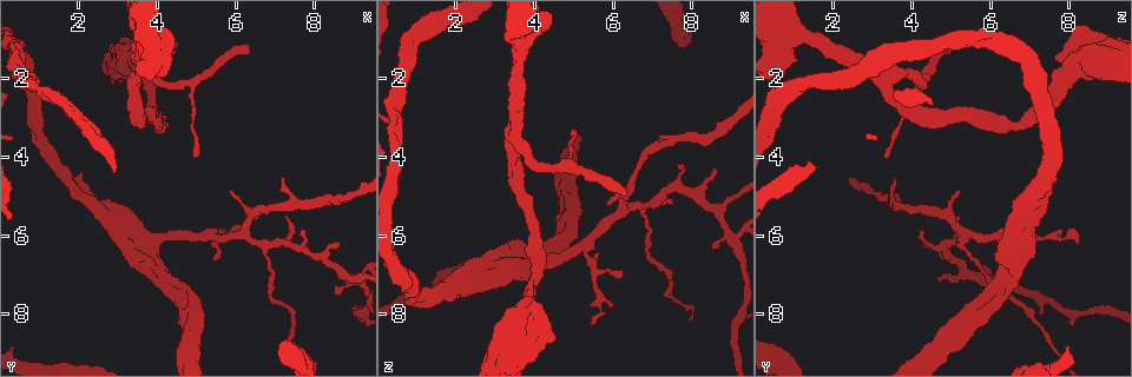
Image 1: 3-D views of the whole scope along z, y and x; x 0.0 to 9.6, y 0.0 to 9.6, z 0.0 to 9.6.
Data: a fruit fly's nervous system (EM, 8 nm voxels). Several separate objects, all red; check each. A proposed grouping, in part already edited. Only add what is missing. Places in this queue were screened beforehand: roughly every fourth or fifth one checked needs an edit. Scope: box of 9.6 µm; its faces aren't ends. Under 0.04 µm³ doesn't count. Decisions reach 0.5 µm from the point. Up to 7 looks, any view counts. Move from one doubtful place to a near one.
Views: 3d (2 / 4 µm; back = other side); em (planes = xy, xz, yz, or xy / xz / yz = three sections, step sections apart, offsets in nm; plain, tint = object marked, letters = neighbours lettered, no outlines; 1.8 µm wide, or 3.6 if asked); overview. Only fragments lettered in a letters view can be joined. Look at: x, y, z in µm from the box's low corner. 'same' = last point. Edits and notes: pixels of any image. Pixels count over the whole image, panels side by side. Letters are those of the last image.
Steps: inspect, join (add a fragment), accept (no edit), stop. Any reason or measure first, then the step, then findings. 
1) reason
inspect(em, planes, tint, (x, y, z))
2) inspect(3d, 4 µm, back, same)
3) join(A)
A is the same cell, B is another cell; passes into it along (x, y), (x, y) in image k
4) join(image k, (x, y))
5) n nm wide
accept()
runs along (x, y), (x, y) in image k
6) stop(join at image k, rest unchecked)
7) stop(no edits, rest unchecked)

thick turns thin
inspect(em, planes, tint, (5.20, 6.00, 6.30))

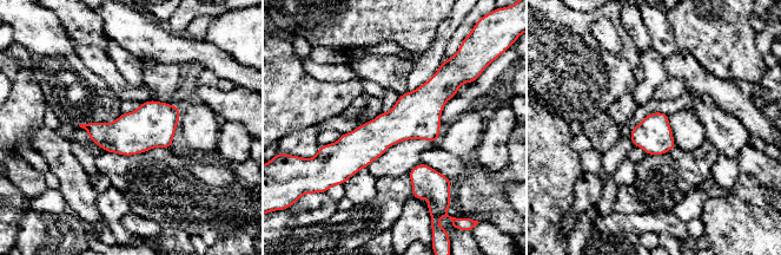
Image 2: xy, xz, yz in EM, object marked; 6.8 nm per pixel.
see the neighbours
inspect(em, planes, letters, same)

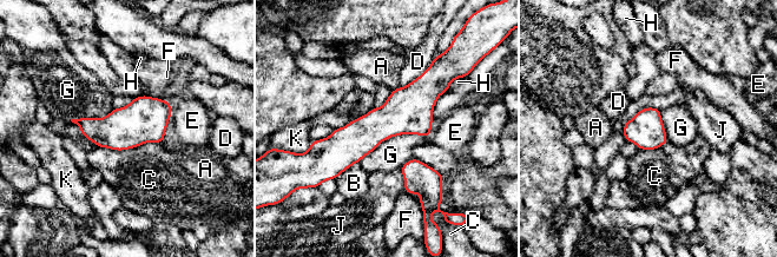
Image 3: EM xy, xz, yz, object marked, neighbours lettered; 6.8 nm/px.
accept()
A, B, C, D, E, F, G, H, J and K are other cells; runs along (445, 86), (349, 144), (318, 144) in image 3; no lettered fragment goes on from it

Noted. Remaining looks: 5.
thin end
inspect(3d, 2 µm, (8.60, 6.25, 4.25))

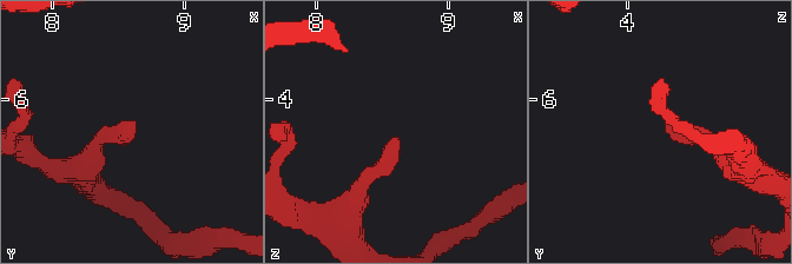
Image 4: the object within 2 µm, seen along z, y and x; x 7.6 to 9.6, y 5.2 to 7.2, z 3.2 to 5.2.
shape alone is not enough
inspect(em, xy, step 4, letters, (8.60, 6.22, 4.30))

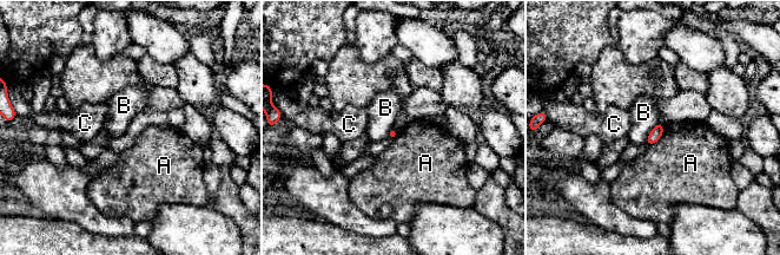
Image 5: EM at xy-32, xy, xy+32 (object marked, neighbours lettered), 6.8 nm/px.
cut it another way
inspect(em, xz, step 8, letters, same)

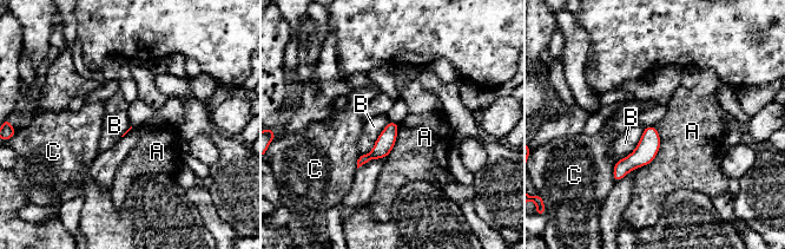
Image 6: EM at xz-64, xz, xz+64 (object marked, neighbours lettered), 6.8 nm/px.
accept()
A, B and C are other cells; no lettered fragment goes on from it

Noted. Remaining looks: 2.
inspect(em, xz, step 8, tint, (6.00, 5.85, 7.75))

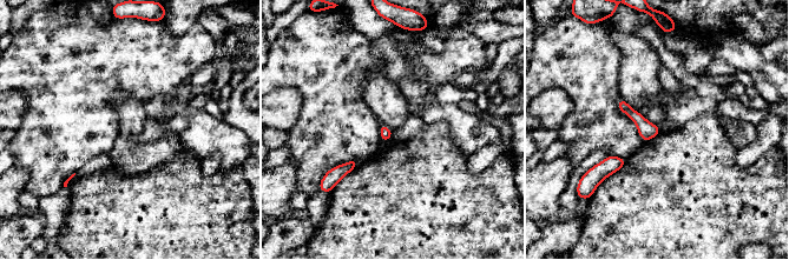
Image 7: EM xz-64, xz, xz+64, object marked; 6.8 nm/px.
inspect(em, planes, letters, same)

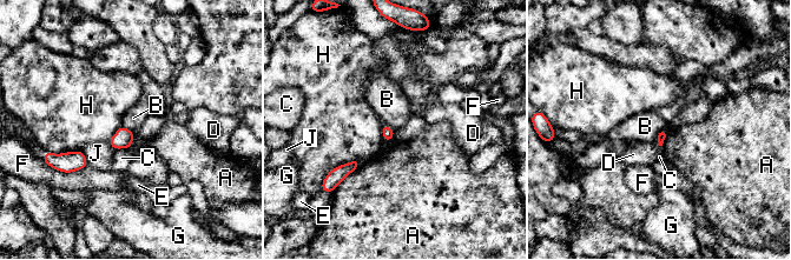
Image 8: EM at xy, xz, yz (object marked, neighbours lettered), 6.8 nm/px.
accept()
A, B, C, D, E, F, G, H and J are other cells; border along (122, 125), (132, 132) in image 8; no lettered fragment goes on from it

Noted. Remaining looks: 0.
stop(no edits, rest unchecked)

